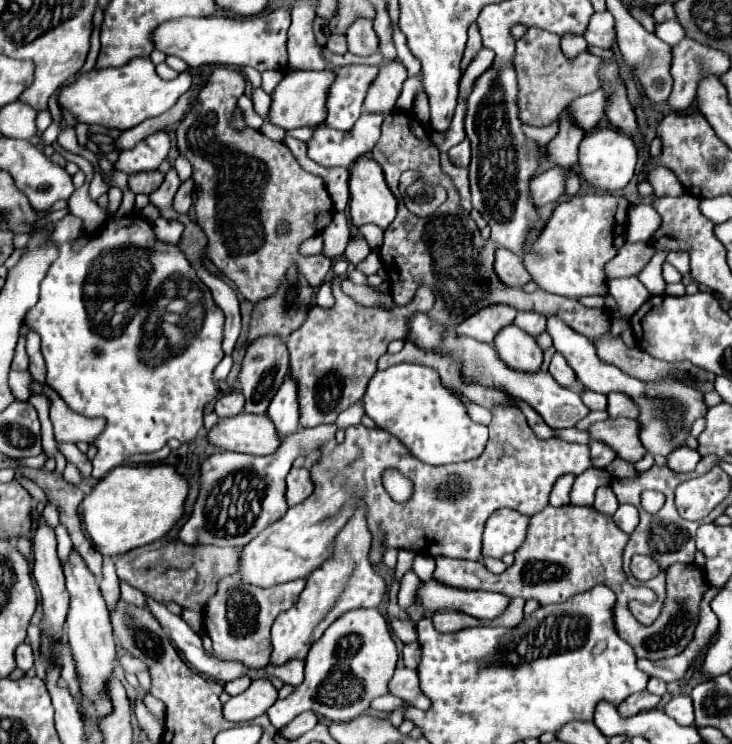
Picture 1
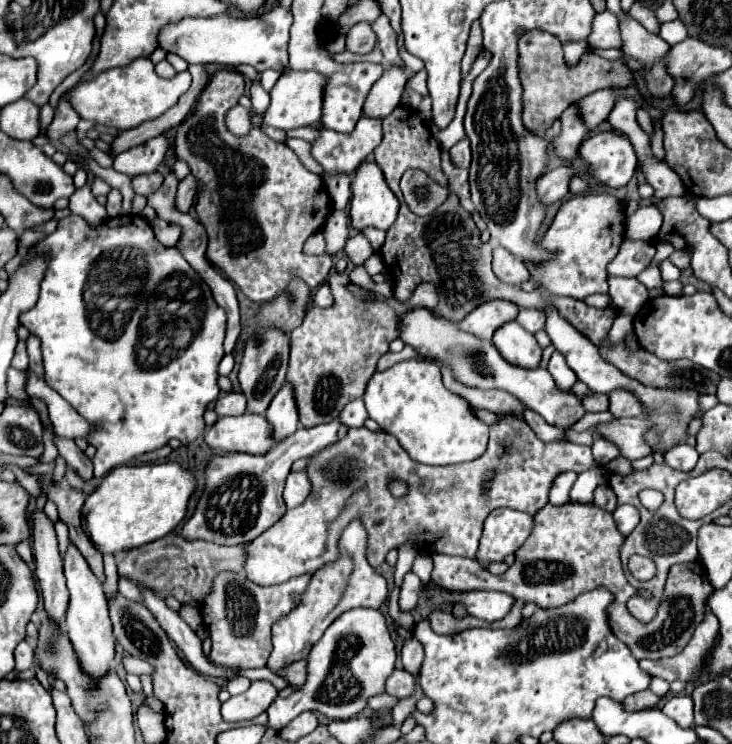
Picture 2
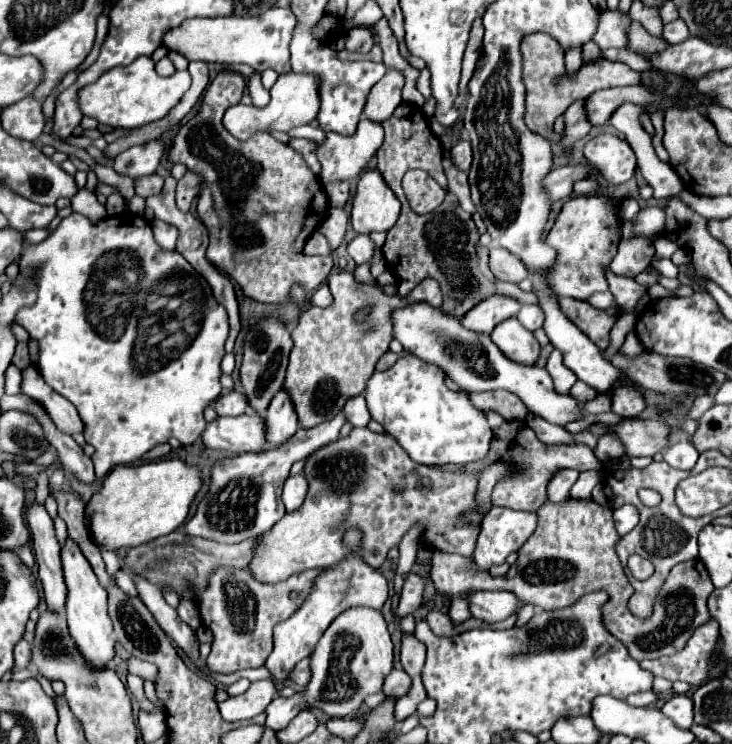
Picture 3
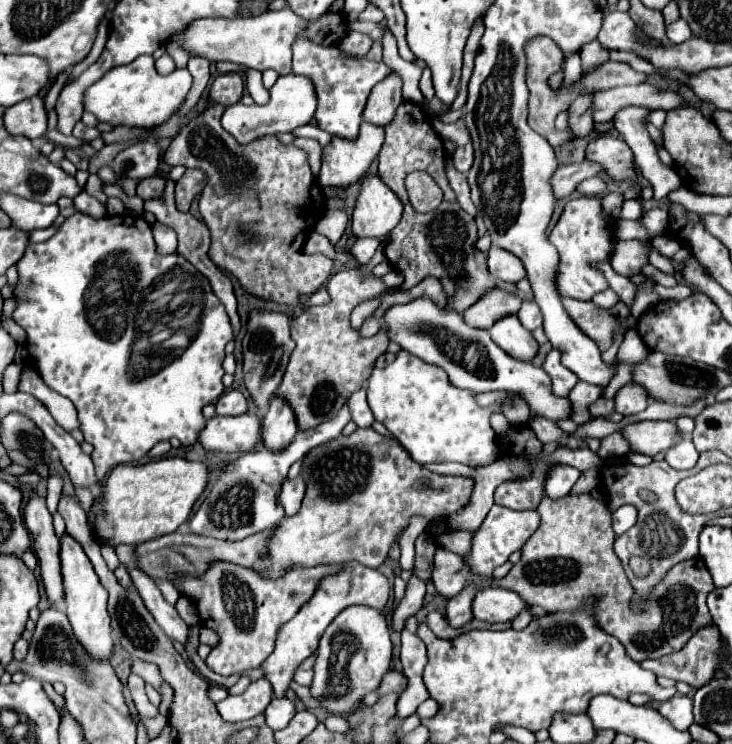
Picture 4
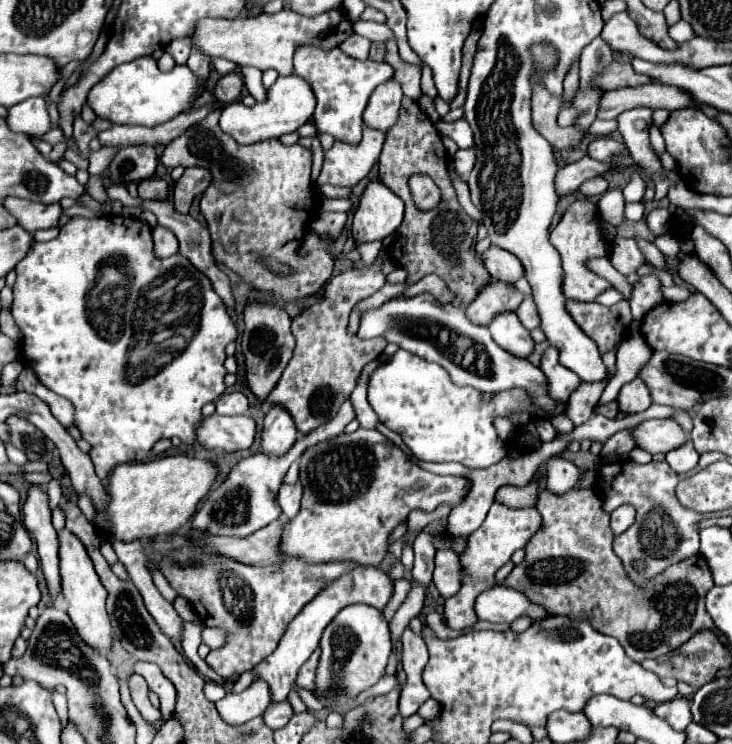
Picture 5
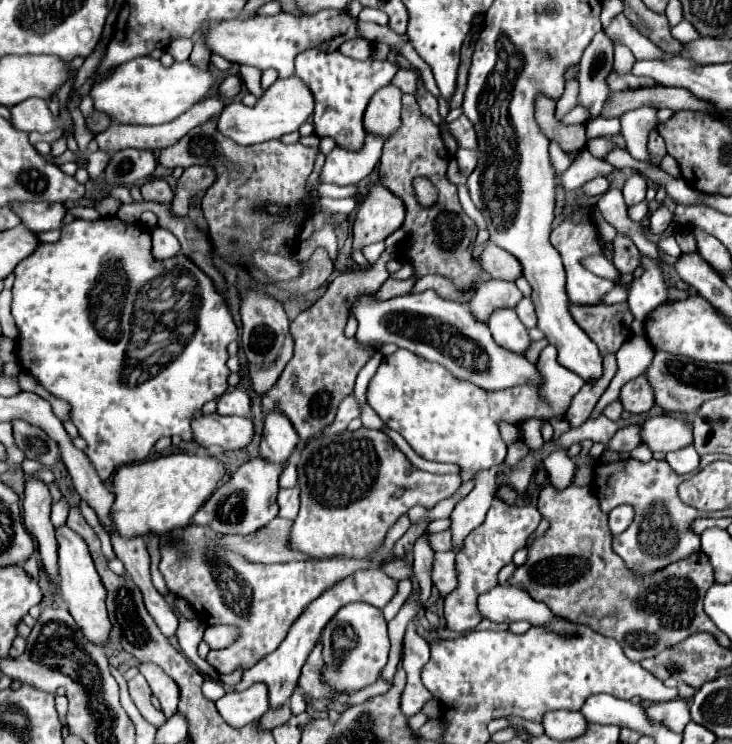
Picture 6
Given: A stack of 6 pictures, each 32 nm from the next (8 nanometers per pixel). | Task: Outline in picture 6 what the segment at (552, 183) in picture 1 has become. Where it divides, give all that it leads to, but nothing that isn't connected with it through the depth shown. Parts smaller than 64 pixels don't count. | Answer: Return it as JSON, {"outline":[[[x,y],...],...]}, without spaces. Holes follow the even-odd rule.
{"outline":[[[584,150],[582,156],[580,156],[578,160],[574,160],[574,162],[570,164],[570,168],[564,170],[564,172],[558,176],[558,186],[564,188],[566,192],[568,192],[568,190],[576,190],[576,188],[580,188],[584,182],[588,182],[588,180],[592,180],[592,178],[596,178],[596,176],[608,176],[612,170],[614,170],[612,164],[594,158],[588,150]]]}

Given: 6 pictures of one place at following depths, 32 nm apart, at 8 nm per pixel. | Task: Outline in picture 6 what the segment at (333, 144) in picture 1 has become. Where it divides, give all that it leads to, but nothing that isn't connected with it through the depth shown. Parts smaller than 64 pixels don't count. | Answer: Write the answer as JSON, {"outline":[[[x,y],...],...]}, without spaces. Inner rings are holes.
{"outline":[[[366,130],[362,148],[348,150],[348,148],[336,146],[326,156],[320,180],[332,182],[338,186],[358,184],[362,178],[366,178],[374,170],[374,166],[382,154],[382,144],[384,144],[382,136],[378,136],[378,134],[372,136],[372,132]]]}

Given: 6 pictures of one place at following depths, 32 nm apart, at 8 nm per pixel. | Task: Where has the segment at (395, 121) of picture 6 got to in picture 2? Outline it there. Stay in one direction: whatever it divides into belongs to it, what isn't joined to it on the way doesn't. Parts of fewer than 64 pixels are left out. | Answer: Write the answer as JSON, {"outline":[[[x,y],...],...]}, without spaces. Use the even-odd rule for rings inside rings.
{"outline":[[[388,66],[380,80],[376,80],[372,90],[368,92],[368,98],[364,102],[364,114],[380,118],[392,114],[392,110],[398,106],[406,80],[408,74],[402,66]]]}

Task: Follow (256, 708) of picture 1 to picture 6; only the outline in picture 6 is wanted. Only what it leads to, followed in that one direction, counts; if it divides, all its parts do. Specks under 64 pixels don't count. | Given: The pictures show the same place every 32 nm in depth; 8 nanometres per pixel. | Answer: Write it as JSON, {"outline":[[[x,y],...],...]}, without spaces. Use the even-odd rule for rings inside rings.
{"outline":[[[258,682],[244,692],[228,692],[216,702],[216,708],[228,724],[236,728],[246,726],[258,720],[270,708],[268,688],[264,682]]]}

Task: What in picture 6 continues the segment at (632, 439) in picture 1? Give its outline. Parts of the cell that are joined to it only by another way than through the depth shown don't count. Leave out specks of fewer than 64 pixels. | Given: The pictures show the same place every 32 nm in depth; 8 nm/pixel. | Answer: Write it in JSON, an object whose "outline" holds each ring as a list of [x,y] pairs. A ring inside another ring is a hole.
{"outline":[[[672,416],[650,418],[640,426],[640,442],[652,452],[672,452],[692,444],[692,428]]]}

